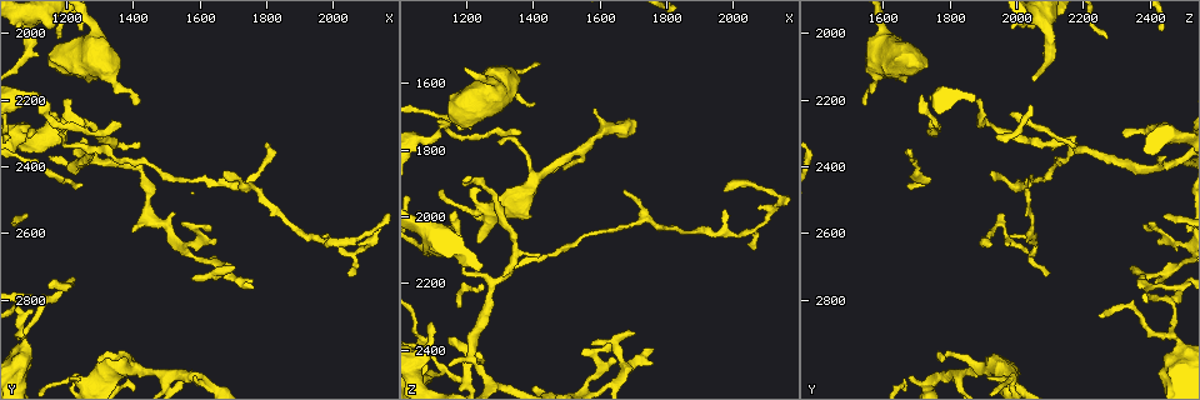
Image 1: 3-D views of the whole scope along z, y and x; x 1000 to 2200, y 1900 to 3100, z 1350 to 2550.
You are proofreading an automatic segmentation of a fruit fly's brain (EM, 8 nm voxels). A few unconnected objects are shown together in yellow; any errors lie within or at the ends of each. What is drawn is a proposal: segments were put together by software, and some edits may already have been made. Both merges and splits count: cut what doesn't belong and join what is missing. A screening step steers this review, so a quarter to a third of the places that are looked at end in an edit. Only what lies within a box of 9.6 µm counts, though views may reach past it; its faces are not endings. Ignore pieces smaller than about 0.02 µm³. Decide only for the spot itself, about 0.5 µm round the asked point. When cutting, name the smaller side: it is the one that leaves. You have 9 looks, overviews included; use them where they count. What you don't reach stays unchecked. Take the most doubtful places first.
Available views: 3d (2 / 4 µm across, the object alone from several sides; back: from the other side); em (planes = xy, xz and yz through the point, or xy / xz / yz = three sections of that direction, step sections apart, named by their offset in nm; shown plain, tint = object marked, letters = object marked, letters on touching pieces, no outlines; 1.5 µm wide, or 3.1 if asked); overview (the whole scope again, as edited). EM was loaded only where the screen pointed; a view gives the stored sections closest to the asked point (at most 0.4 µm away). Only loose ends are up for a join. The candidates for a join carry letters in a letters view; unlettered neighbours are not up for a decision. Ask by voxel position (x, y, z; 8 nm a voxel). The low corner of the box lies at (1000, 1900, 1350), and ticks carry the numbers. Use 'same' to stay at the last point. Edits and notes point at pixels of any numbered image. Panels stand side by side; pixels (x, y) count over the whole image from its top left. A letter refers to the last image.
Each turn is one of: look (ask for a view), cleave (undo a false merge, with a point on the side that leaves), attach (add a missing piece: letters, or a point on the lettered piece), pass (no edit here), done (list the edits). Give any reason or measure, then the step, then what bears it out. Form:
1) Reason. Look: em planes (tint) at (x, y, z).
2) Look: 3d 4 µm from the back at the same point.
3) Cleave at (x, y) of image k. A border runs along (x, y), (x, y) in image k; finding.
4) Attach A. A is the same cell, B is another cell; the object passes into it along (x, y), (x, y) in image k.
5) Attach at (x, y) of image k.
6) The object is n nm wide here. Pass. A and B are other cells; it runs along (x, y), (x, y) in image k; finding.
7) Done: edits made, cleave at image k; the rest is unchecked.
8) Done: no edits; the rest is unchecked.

Free end. Look: em planes (tint) at (1140, 2760, 2370).

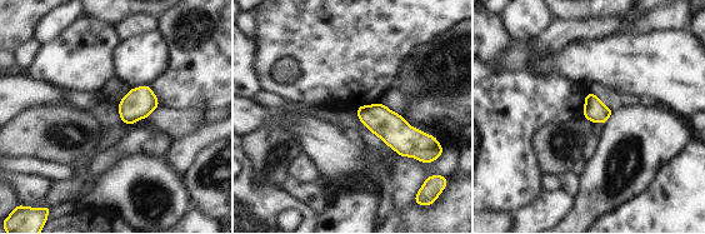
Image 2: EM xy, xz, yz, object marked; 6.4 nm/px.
Look: em planes (letters) at the same point.

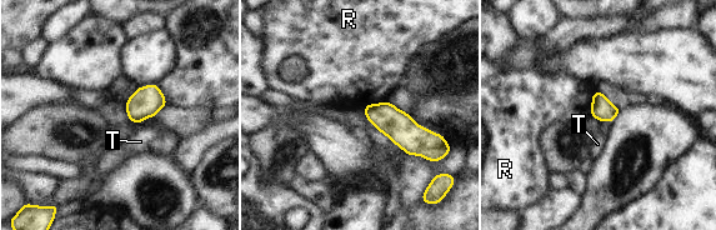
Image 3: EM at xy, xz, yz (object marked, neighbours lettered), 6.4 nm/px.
The object is 140 nm wide here; the longest contact is with R, 150 nm. Pass. R and T are other cells; no lettered piece goes on from it.

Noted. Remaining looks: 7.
An open end. Look: 3d 2 µm from the back at (1400, 2220, 1530).

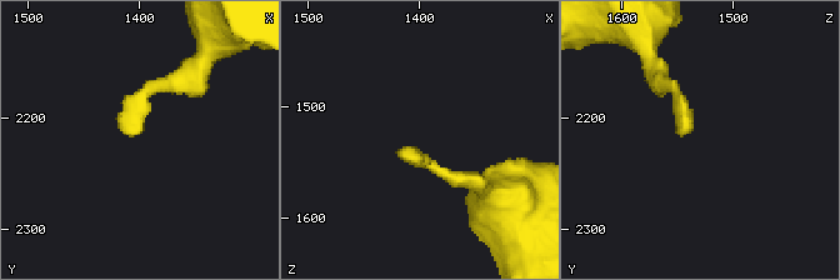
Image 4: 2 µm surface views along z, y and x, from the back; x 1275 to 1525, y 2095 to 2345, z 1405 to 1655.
Look: em planes (letters) at (1410, 2214, 1540).

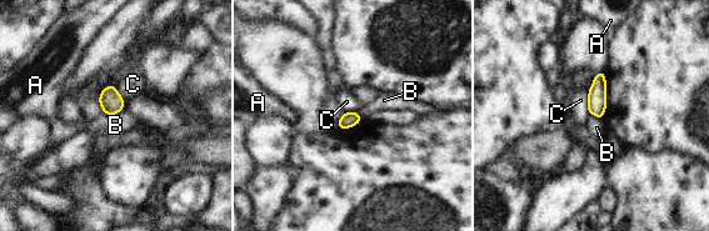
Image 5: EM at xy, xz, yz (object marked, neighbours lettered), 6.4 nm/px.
Pass. A, B and C are other cells; none of them fits.

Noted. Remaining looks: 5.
Branch stops here. Look: 3d 2 µm at (1420, 2340, 2120).

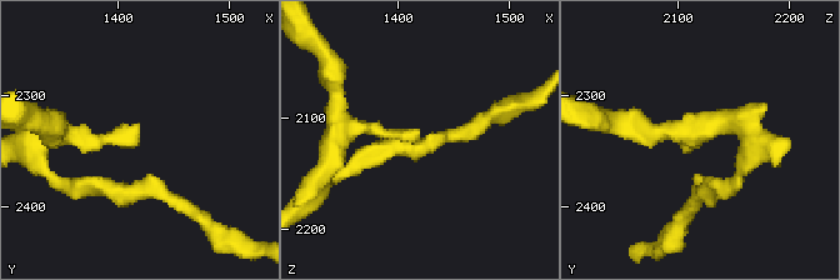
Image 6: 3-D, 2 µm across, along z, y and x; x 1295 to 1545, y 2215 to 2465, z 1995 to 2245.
Look: em planes (letters) at (1416, 2348, 2120).

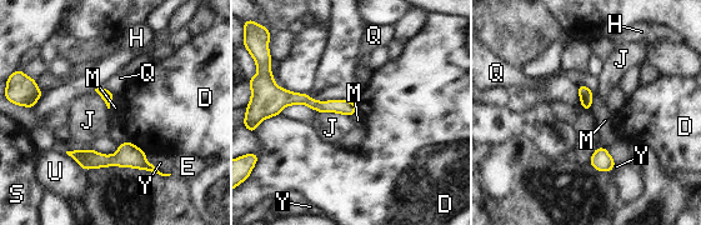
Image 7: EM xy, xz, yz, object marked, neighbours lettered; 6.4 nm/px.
Pass. D, E, H, J, M, Q, S, U and Y are other cells; a border runs along (591, 90), (591, 106), (587, 110) in image 7; no lettered piece goes on from it.

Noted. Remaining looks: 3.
Look: 3d 2 µm at (1980, 2600, 1980).

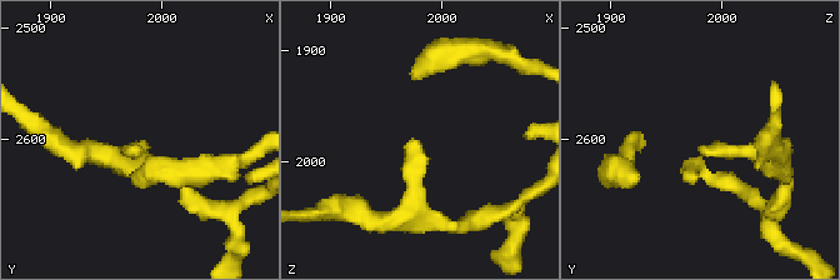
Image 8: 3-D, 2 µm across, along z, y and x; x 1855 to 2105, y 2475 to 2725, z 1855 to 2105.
Look: em xz step 8 (plain) at (1980, 2606, 1984).

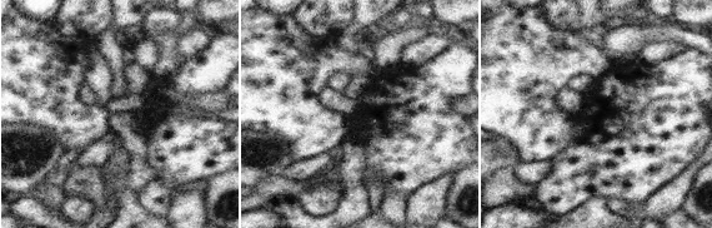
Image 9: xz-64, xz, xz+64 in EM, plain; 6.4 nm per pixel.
Look: em xz step 8 (letters) at the same point.

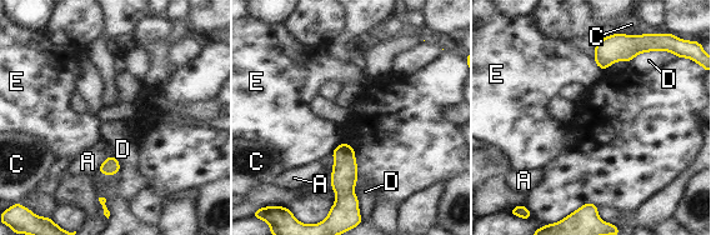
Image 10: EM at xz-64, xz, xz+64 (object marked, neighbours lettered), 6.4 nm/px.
The object is 110 nm wide here; the longest contact is with D, 200 nm. Pass. A, C, D and E are other cells; none of them fits.

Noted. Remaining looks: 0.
Done: no edits; the rest is unchecked.

